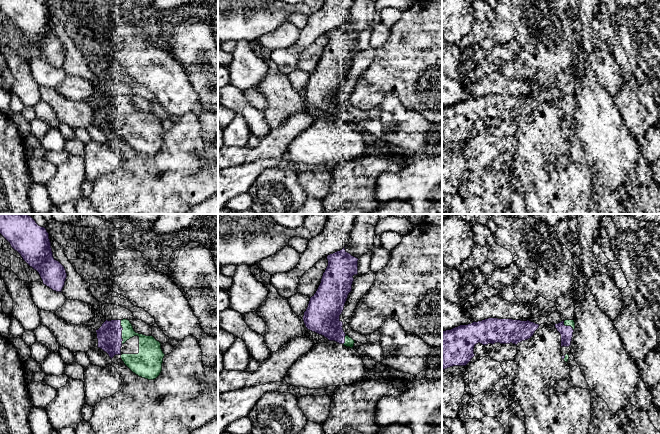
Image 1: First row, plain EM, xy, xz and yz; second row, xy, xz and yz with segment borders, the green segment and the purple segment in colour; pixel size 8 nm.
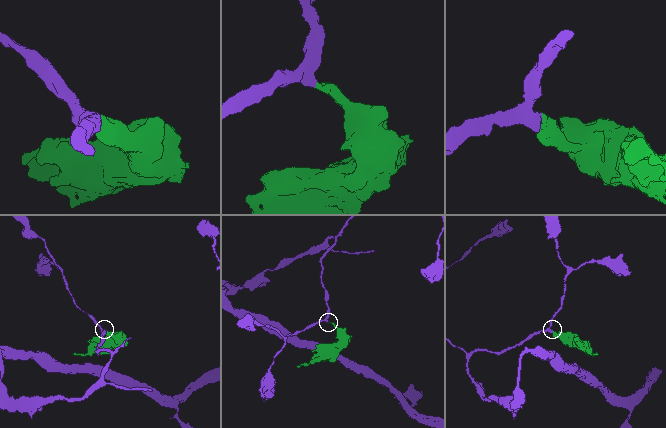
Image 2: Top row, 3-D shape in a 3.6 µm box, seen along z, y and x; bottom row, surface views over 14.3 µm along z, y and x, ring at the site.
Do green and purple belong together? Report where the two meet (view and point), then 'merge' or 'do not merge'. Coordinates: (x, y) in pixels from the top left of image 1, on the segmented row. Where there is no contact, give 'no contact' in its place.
meets green in xy at (122, 332); merge

